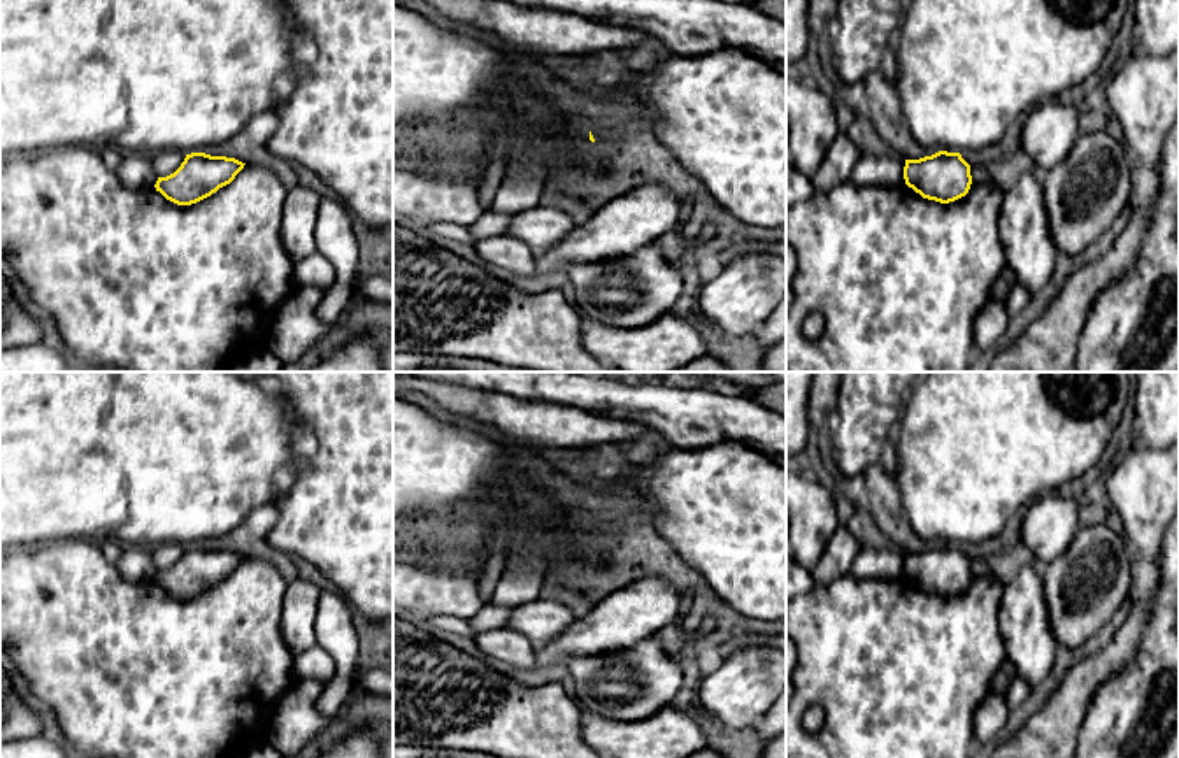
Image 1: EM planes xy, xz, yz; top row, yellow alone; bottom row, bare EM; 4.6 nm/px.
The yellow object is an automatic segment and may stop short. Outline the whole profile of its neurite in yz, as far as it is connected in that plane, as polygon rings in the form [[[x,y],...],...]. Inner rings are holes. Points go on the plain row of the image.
[[[947,544],[919,553],[905,553],[904,572],[923,591],[940,597],[965,590],[972,577],[970,558],[960,546]]]

